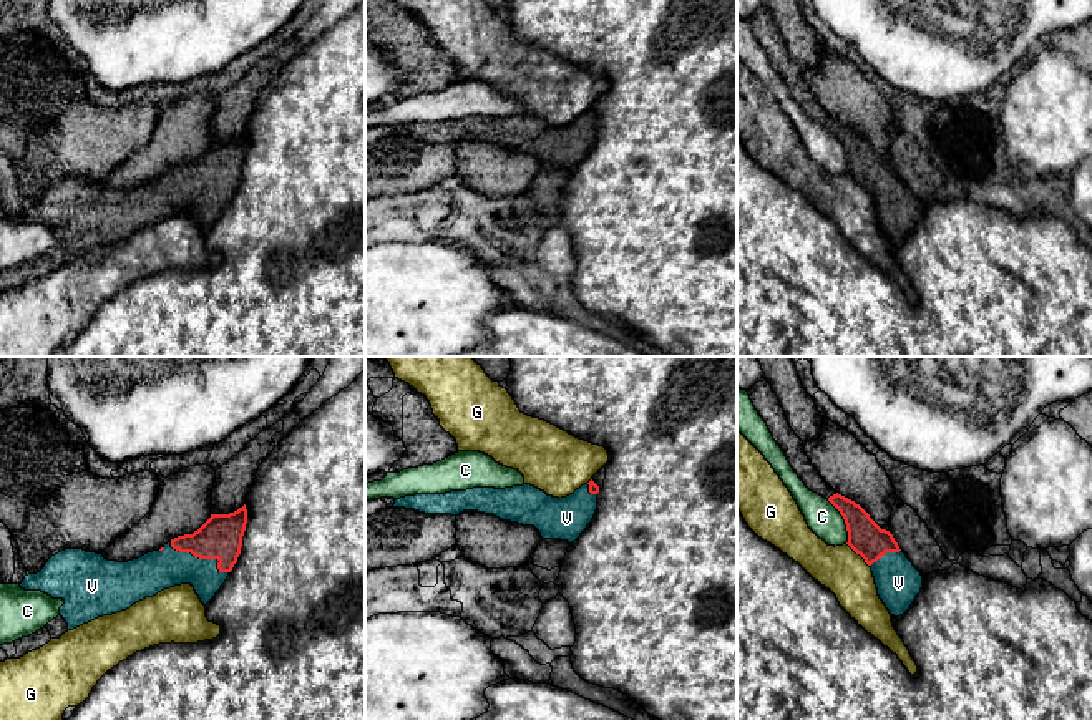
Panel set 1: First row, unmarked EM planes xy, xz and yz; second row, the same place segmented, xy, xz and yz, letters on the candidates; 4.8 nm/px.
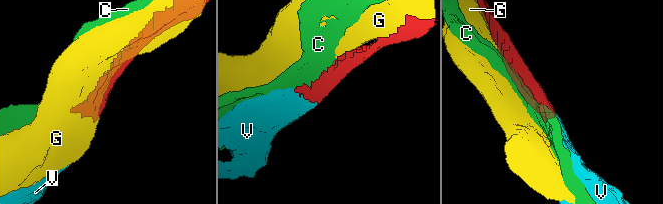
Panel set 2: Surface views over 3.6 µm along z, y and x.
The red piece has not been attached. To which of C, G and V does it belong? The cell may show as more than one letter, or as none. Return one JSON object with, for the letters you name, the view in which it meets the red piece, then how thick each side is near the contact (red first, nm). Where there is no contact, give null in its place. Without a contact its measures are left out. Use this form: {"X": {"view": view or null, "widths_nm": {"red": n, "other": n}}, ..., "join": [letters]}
{"V": {"view": "xy", "widths_nm": {"red": 220, "other": 190}}, "join": ["V"]}

